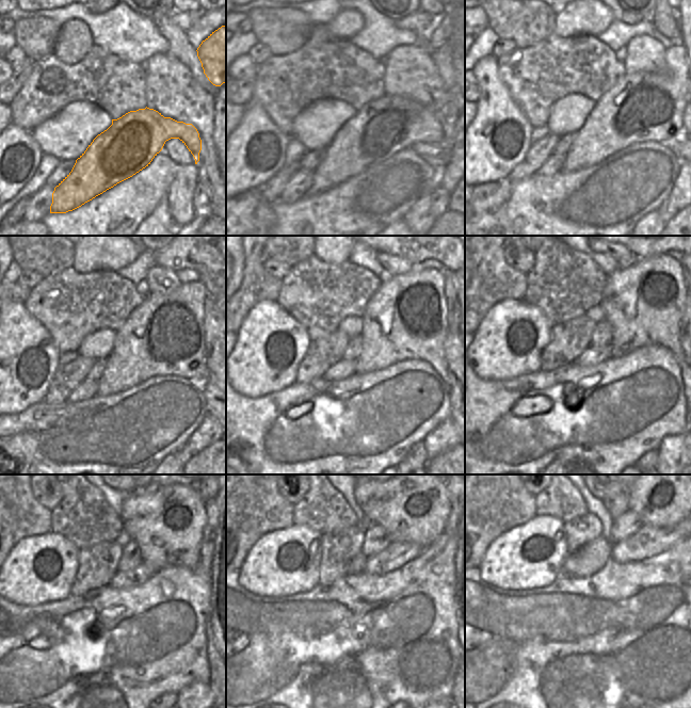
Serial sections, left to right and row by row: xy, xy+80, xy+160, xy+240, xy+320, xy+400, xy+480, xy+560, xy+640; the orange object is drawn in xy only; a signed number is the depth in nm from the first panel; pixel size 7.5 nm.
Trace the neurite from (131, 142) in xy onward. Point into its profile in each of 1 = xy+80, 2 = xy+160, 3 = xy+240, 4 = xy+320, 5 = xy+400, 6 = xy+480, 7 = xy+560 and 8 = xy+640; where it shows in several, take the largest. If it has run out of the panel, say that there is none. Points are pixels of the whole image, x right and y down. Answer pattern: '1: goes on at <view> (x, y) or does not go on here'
1: goes on at xy+80 (383, 127)
2: goes on at xy+160 (641, 107)
3: goes on at xy+240 (164, 335)
4: goes on at xy+320 (406, 318)
5: goes on at xy+400 (643, 303)
6: goes on at xy+480 (166, 523)
7: goes on at xy+560 (414, 507)
8: goes on at xy+640 (663, 496)

